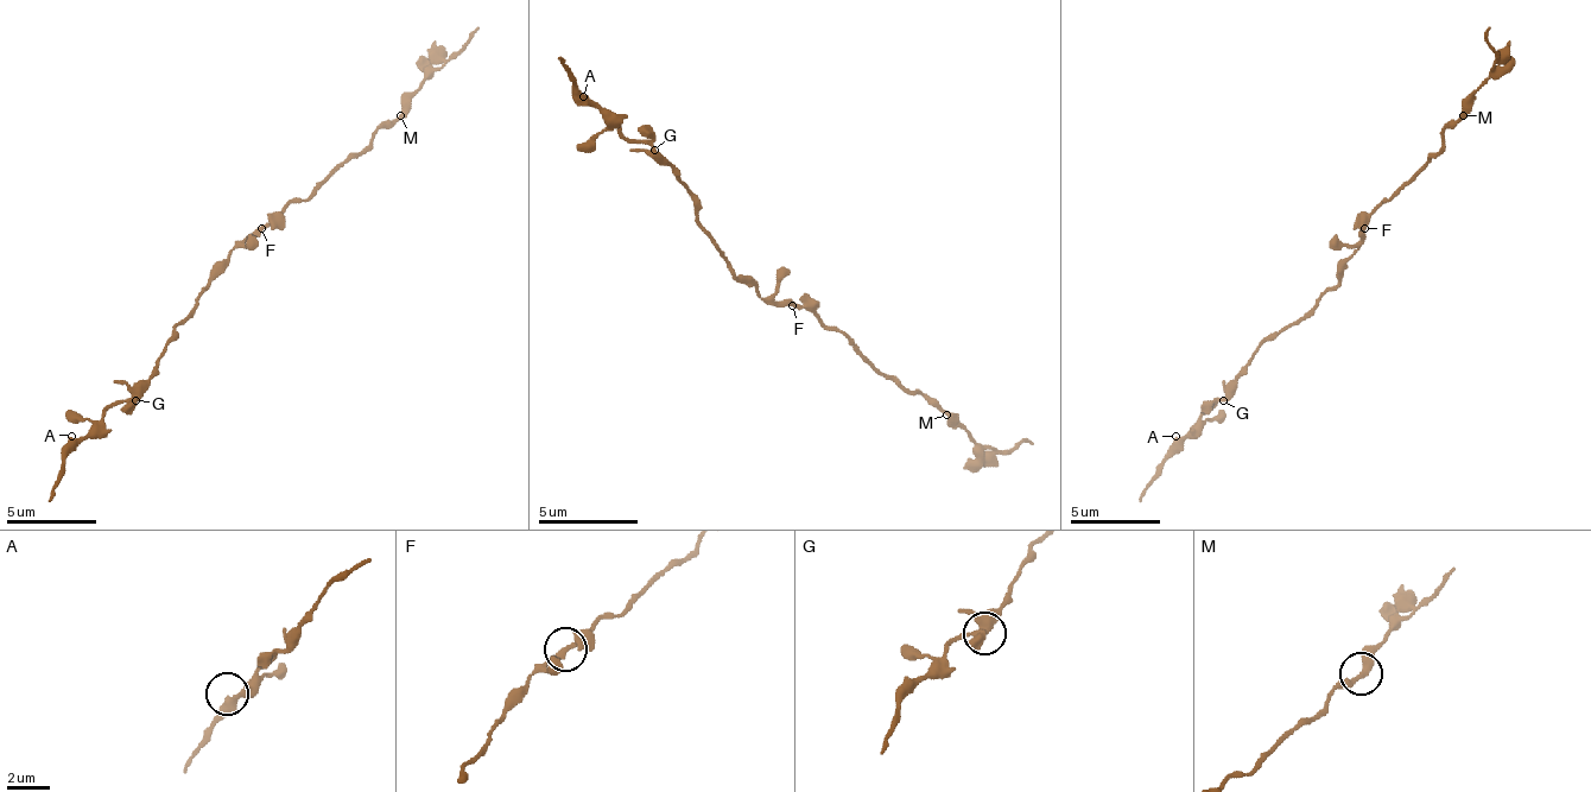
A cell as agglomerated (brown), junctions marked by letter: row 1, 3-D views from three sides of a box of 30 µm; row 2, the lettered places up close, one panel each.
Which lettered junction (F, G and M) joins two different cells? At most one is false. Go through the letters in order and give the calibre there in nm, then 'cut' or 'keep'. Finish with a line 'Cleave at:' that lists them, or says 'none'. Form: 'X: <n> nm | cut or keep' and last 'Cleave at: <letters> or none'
F: 220 nm | keep
G: 320 nm | keep
M: 340 nm | keep
Cleave at: none

